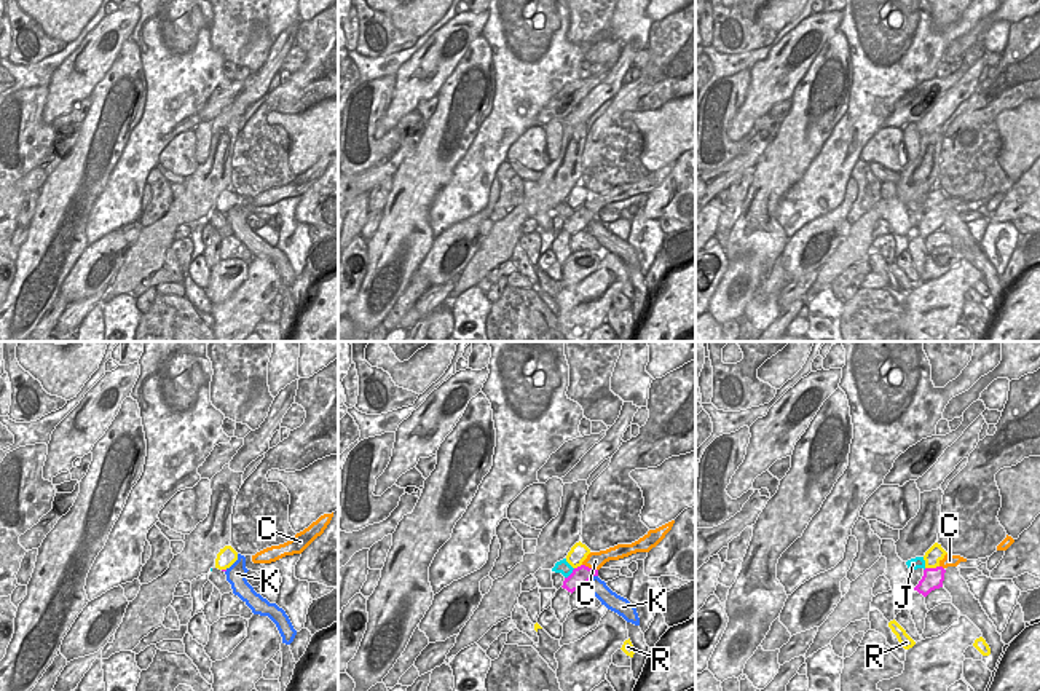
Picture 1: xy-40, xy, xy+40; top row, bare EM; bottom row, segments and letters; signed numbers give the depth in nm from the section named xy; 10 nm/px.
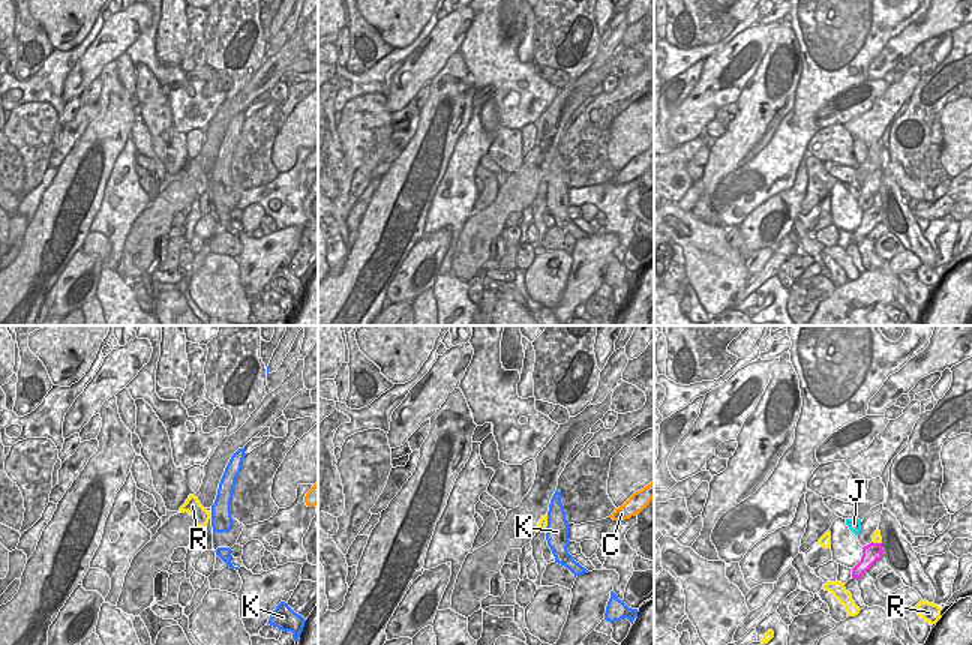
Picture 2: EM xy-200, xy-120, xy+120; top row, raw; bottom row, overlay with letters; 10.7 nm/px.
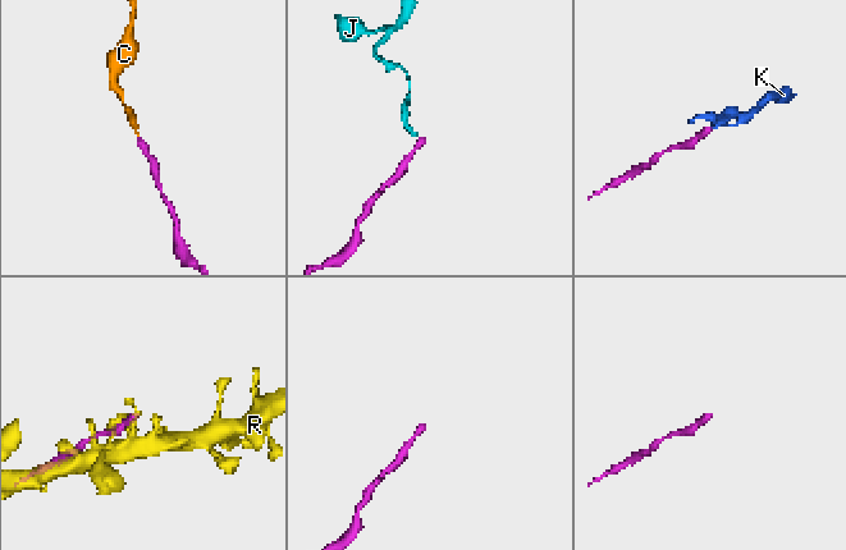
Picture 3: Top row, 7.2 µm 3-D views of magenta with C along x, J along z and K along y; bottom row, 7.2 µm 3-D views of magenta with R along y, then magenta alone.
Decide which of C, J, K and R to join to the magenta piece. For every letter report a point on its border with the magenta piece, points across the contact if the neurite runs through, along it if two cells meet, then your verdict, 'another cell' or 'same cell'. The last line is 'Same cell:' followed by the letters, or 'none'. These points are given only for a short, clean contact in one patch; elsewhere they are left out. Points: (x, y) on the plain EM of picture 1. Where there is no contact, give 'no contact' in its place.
C: xy (590, 211) | across xy (579, 221), (590, 211), (595, 203) | same cell
J: xy (571, 216) | along xy (575, 211), (565, 221) | another cell
K: xy (590, 221) | along xy (597, 217), (586, 229) | another cell
R: xy+40 (932, 211) | another cell
Same cell: C

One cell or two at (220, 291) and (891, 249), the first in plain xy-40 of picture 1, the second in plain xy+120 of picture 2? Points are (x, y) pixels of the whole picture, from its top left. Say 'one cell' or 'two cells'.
one cell

